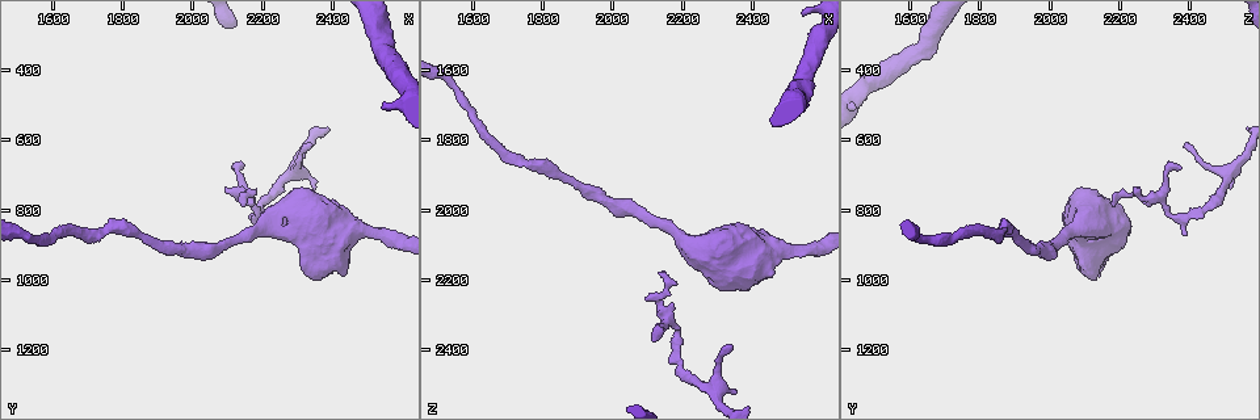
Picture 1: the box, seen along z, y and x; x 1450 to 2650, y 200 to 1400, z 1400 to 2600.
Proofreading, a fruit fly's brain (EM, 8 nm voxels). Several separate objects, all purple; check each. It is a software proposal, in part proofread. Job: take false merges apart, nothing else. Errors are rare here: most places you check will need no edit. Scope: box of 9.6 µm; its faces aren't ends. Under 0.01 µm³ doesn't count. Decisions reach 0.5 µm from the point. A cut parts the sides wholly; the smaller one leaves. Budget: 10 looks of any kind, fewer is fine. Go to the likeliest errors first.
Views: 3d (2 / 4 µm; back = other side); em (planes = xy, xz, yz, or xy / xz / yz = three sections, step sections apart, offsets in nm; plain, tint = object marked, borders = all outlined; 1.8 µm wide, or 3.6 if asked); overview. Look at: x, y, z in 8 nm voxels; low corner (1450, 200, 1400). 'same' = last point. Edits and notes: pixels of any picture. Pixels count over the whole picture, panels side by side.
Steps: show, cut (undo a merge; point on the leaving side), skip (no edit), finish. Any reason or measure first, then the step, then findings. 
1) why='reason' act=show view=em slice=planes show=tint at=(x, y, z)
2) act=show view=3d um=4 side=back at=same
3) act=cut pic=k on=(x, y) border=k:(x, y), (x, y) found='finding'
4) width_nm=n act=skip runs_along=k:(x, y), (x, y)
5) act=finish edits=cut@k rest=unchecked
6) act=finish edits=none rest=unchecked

why='branch point' act=show view=3d um=4 at=(2150, 770, 2310)

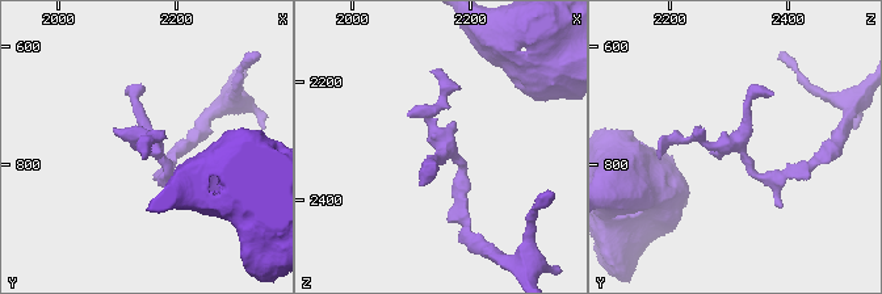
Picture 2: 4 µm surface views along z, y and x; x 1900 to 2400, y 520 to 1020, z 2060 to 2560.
arms=3 act=show view=em um=3.6 slice=yz step=16 show=tint at=(2160, 765, 2315)

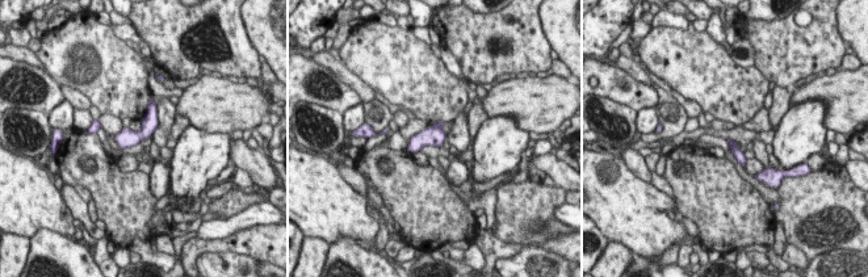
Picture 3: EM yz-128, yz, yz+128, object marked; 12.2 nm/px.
act=skip runs_along=3:(730, 142), (742, 163) found='all the same cell'

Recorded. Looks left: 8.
act=show view=em slice=xy step=8 show=tint at=(1740, 860, 1870)

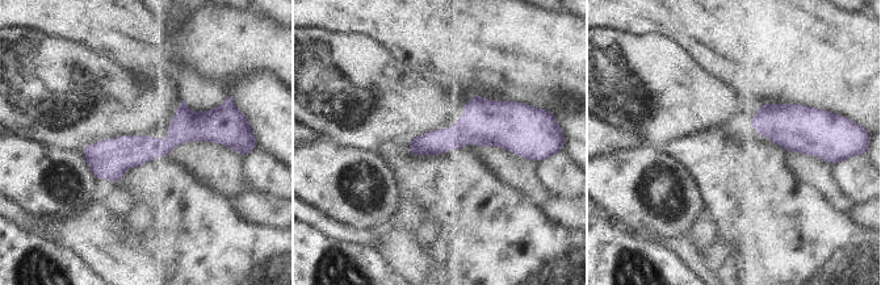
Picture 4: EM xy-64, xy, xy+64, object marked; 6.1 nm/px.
why='another direction' act=show view=em slice=planes show=tint at=same

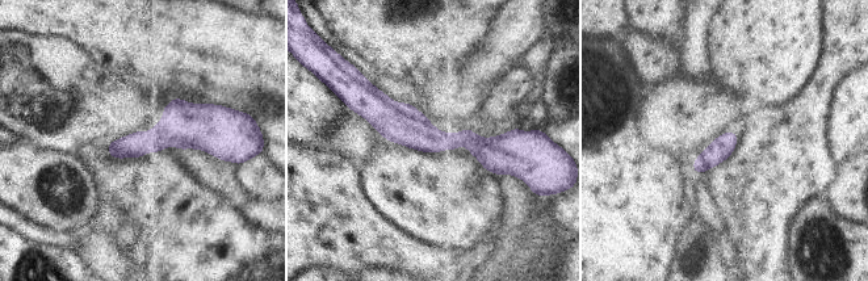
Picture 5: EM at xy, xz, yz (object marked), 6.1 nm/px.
act=skip found='continuous, no second cell'

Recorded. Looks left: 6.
why='a fork' act=show view=em slice=xz step=8 show=tint at=(2290, 690, 2520)

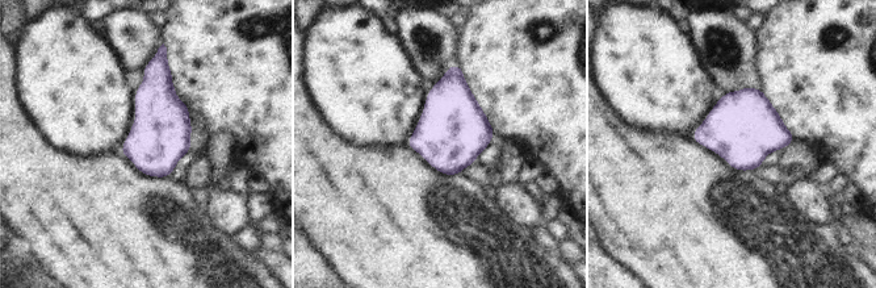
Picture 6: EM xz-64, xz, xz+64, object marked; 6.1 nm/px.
act=skip found='continuous, no second cell'

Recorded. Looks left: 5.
why='thick turns thin' act=show view=em slice=planes show=plain at=(2350, 820, 2090)

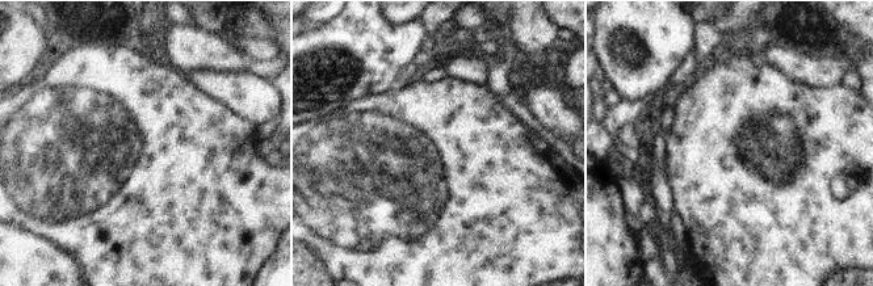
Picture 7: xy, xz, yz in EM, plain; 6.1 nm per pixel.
why='where the object lies' act=show view=em slice=planes show=tint at=same

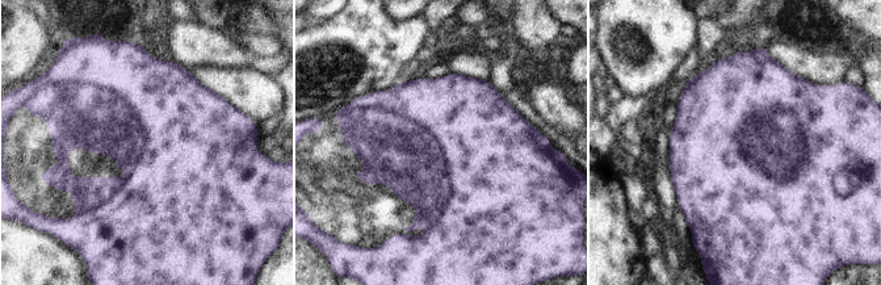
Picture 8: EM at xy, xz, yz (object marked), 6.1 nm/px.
act=skip found='all the same cell'

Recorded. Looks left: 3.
act=finish edits=none rest=unchecked

